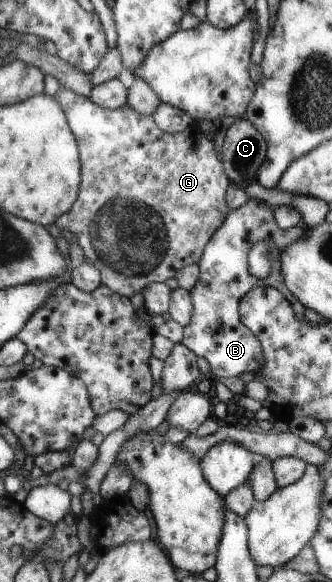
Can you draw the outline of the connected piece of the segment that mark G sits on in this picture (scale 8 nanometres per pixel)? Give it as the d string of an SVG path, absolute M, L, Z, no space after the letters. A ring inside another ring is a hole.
M61 87L52 97L57 99L68 118L69 126L77 138L77 145L81 148L82 160L81 192L78 194L73 207L56 221L56 225L62 230L66 229L74 233L77 243L85 253L85 257L100 271L102 284L116 293L131 298L136 292L146 289L150 284L163 283L170 277L176 277L178 271L182 268L200 263L201 257L204 255L204 249L217 233L216 229L220 228L222 223L225 223L224 219L228 217L226 187L231 181L228 181L228 177L226 177L226 173L220 165L220 157L214 149L214 139L209 140L195 124L186 128L184 132L168 133L157 125L152 116L140 115L126 104L113 110L102 108L89 97L82 97L68 88Z

